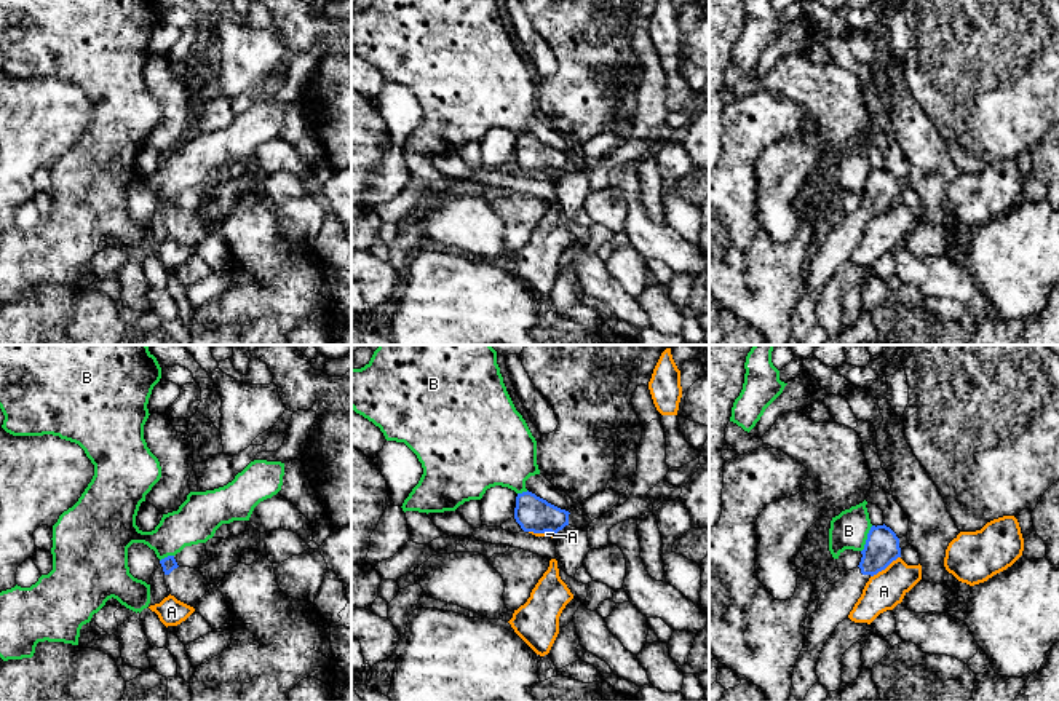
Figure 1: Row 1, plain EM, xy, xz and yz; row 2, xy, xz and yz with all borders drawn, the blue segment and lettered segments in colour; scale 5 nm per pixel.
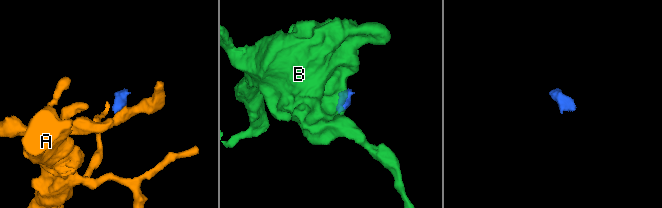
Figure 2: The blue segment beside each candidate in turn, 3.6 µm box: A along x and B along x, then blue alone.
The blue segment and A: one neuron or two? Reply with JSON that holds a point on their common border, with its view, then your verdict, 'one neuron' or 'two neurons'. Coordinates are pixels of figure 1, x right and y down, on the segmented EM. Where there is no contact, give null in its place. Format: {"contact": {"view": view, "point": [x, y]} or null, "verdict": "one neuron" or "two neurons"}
{"contact": {"view": "yz", "point": [885, 567]}, "verdict": "two neurons"}

